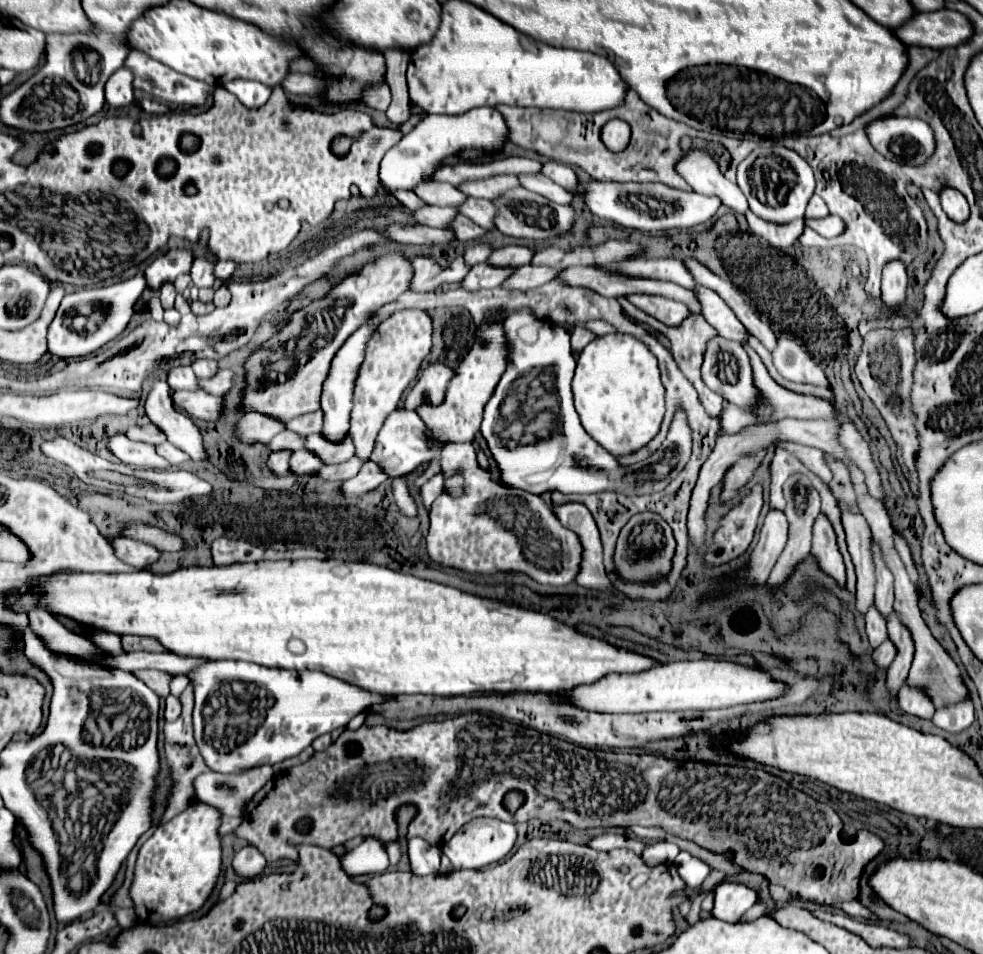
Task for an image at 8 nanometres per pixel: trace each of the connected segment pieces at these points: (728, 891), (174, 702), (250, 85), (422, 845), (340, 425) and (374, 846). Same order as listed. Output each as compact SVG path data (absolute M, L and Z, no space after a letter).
M722 880L714 888L712 914L724 922L738 922L740 916L756 904L756 892L740 882Z
M168 696L166 698L166 710L164 710L164 718L166 720L176 720L178 716L180 716L180 710L182 710L182 706L180 706L180 700L176 698L176 696Z
M232 80L224 88L232 92L246 108L264 106L272 94L270 86L264 86L262 82L252 82L252 80Z
M424 838L408 840L408 858L410 858L410 866L414 874L426 876L426 874L438 872L440 856L442 856L442 850L438 846L424 842Z
M362 326L358 328L346 342L344 346L338 350L338 354L334 356L332 360L332 368L330 368L330 374L328 378L324 380L324 386L322 386L322 410L324 410L324 430L322 434L328 438L328 440L342 440L344 434L348 432L350 424L350 410L352 410L352 388L354 388L354 378L356 378L356 370L360 368L362 360L364 360L364 346L368 342L372 334L372 328L368 326Z
M366 836L362 840L362 844L358 844L354 850L346 852L340 858L340 862L342 862L342 868L346 870L346 874L350 874L350 876L380 874L390 866L384 842L374 836Z

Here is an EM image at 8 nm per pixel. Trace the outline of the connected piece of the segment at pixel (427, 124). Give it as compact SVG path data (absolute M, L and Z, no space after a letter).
M490 106L468 110L468 114L428 114L400 144L392 146L380 164L380 182L386 190L414 190L420 182L430 182L432 174L442 166L446 158L456 156L460 150L484 150L500 152L508 142L508 126L504 116Z

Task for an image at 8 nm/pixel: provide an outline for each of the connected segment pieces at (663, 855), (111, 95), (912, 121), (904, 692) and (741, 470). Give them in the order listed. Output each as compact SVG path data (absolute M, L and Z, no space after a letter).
M662 840L662 842L646 846L644 852L642 852L642 860L648 866L658 866L658 864L664 864L664 862L674 862L678 852L680 852L680 848L676 844Z
M120 68L106 82L106 102L110 106L126 106L134 100L132 92L132 74L126 68Z
M888 116L868 124L866 132L872 146L898 164L922 166L936 150L932 128L916 118Z
M904 680L904 686L900 688L898 698L900 698L902 710L906 710L914 716L920 716L920 718L932 718L934 702L924 688L912 686L912 684L908 684L908 680Z
M766 450L764 452L758 452L754 456L746 456L746 458L740 458L736 464L732 464L726 472L726 478L724 478L724 492L722 492L722 498L724 500L730 500L736 496L736 490L740 486L744 486L750 478L752 478L752 472L758 468L760 460L764 458Z

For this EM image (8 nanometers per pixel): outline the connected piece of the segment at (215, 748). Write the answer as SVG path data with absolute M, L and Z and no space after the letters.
M218 660L208 662L188 674L194 682L194 738L206 766L220 774L238 774L264 764L276 764L286 758L298 756L314 738L346 726L358 712L378 702L386 696L366 692L338 678L322 672L292 672L280 668L256 666L250 662Z

